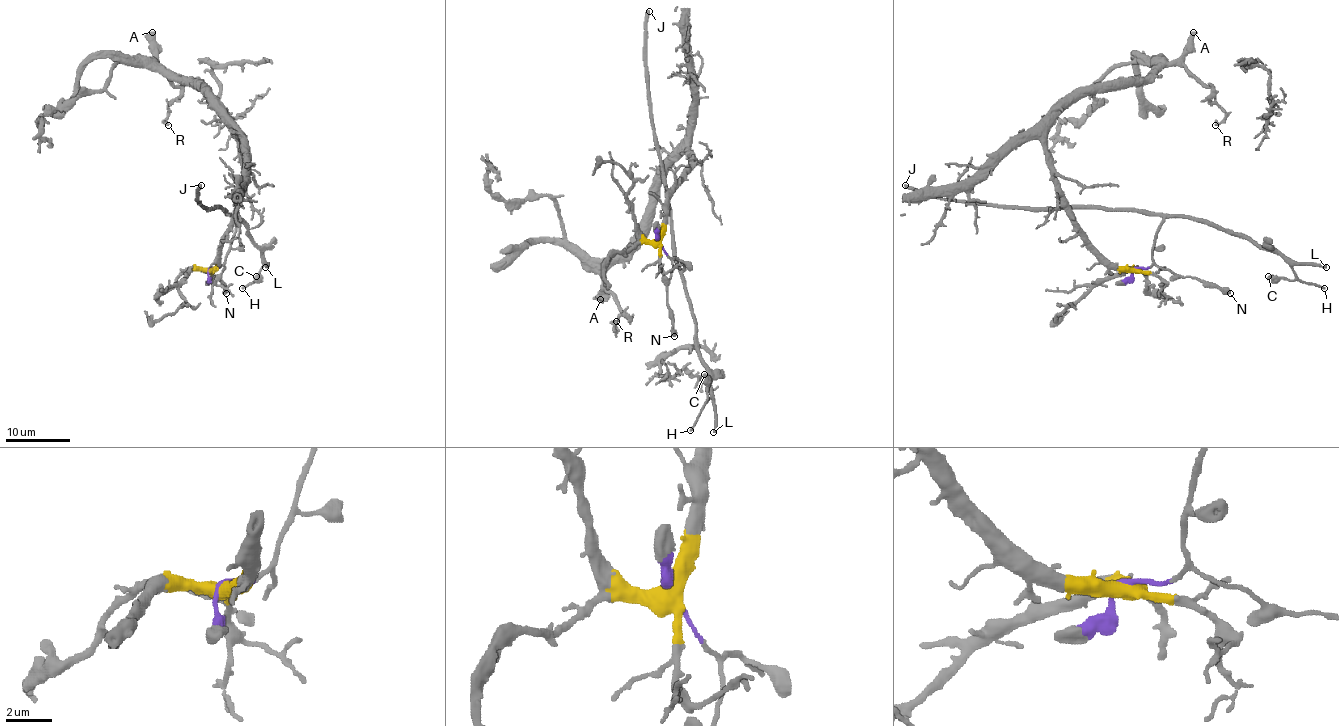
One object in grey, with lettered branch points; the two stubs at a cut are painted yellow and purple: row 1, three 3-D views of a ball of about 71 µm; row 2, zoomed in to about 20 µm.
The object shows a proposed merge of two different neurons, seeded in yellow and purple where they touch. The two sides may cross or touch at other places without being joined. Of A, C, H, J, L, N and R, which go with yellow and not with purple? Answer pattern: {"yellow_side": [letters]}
{"yellow_side": ["A", "R"]}

